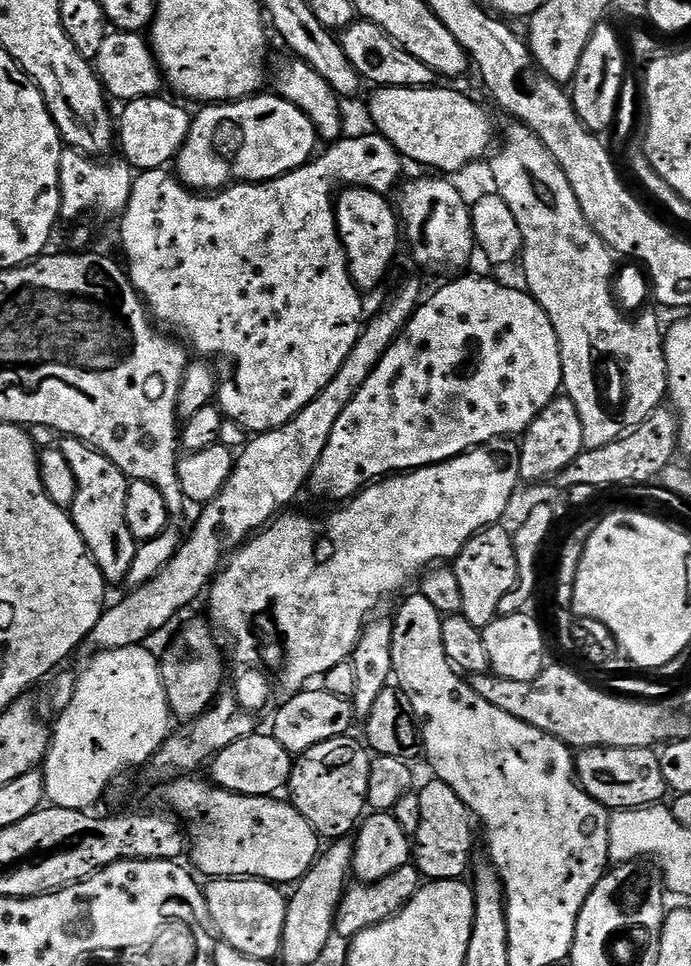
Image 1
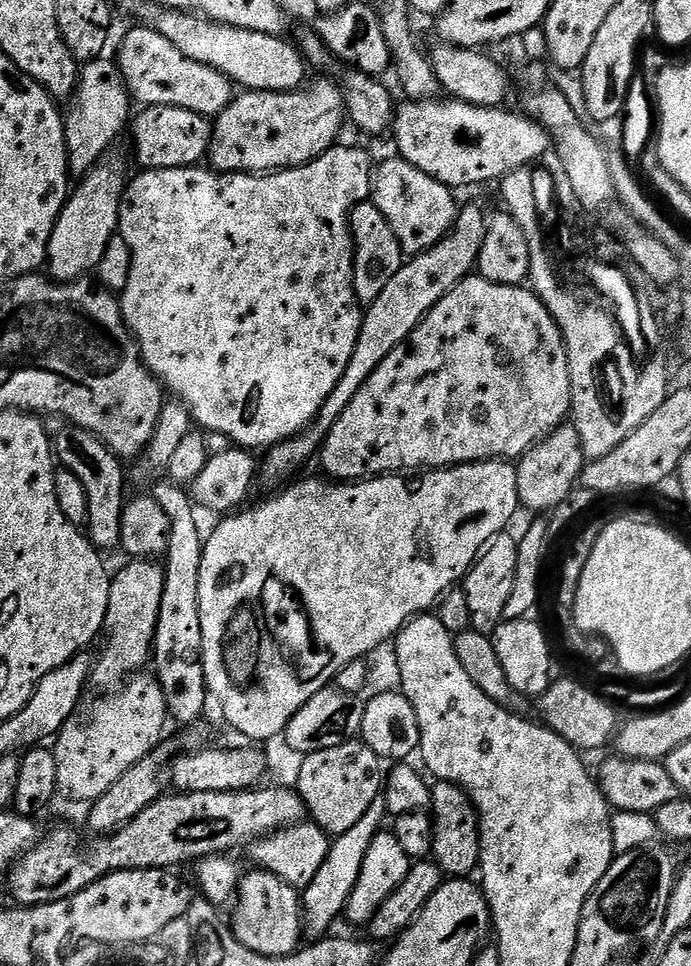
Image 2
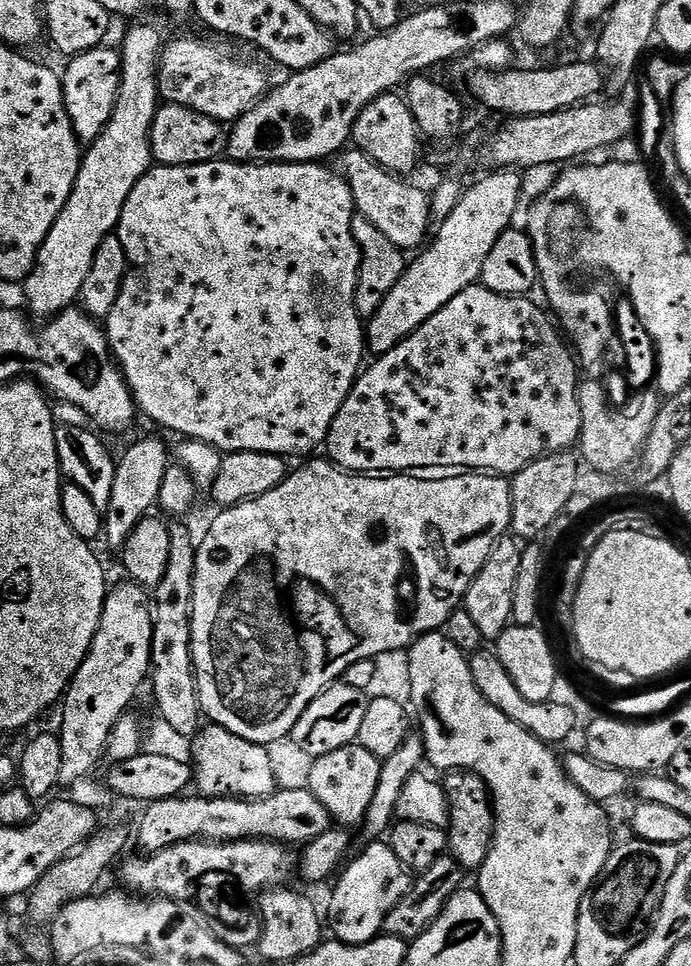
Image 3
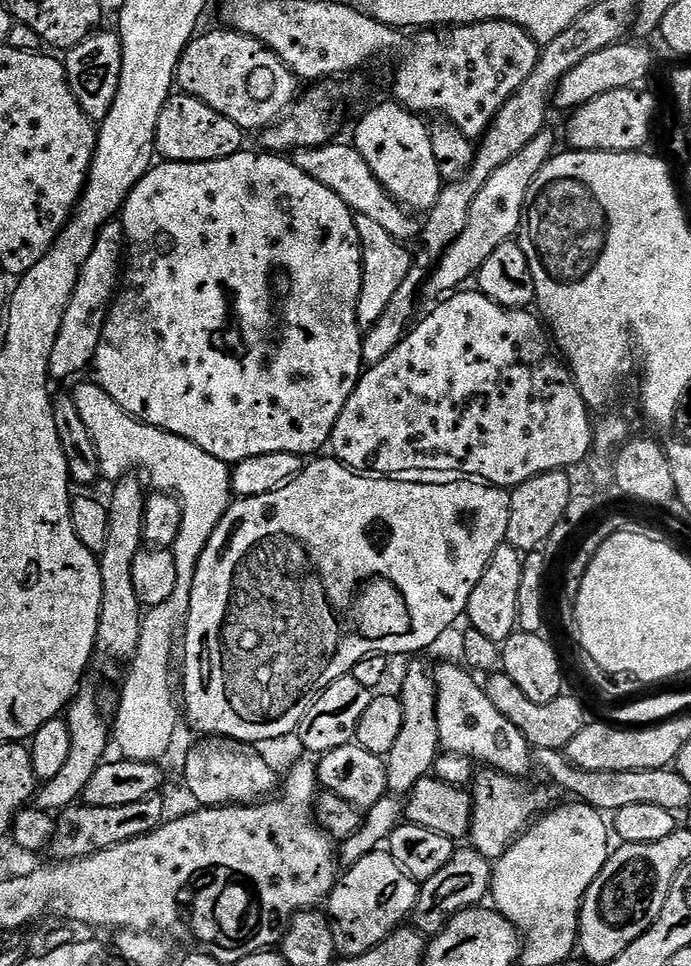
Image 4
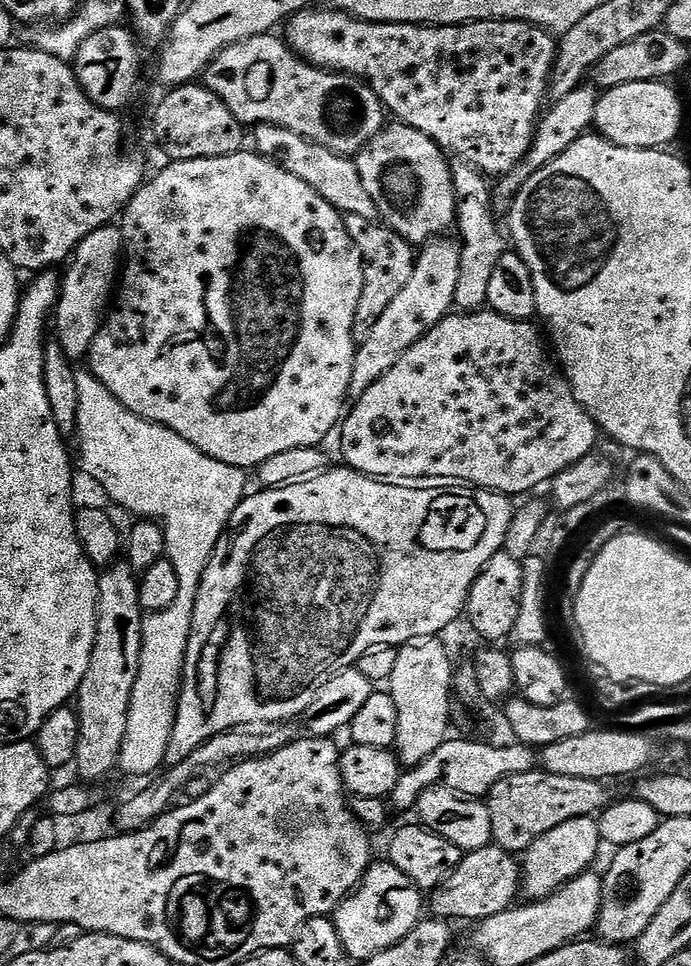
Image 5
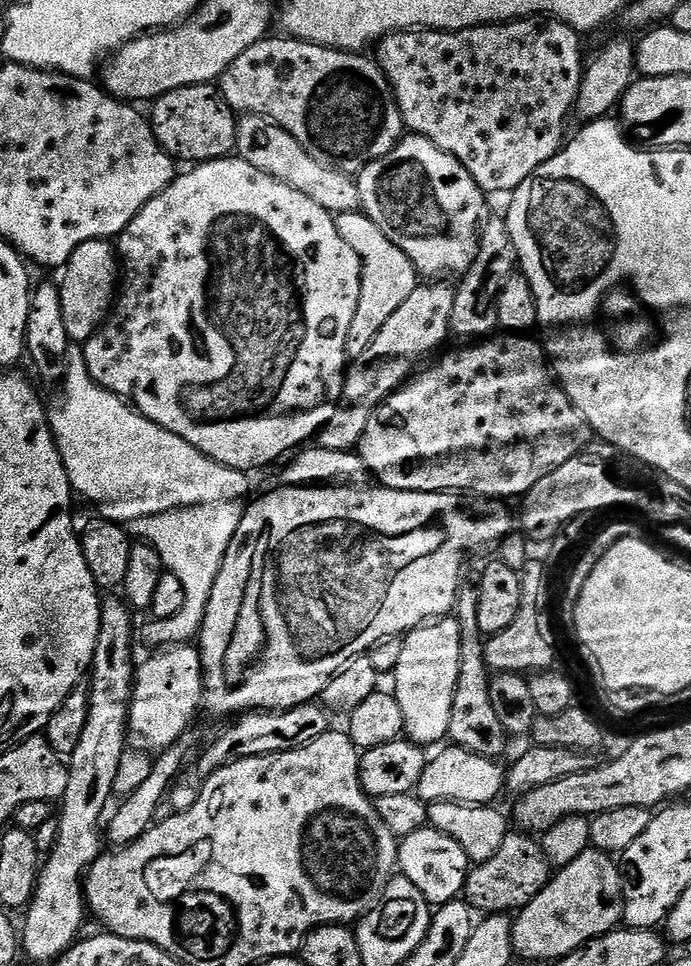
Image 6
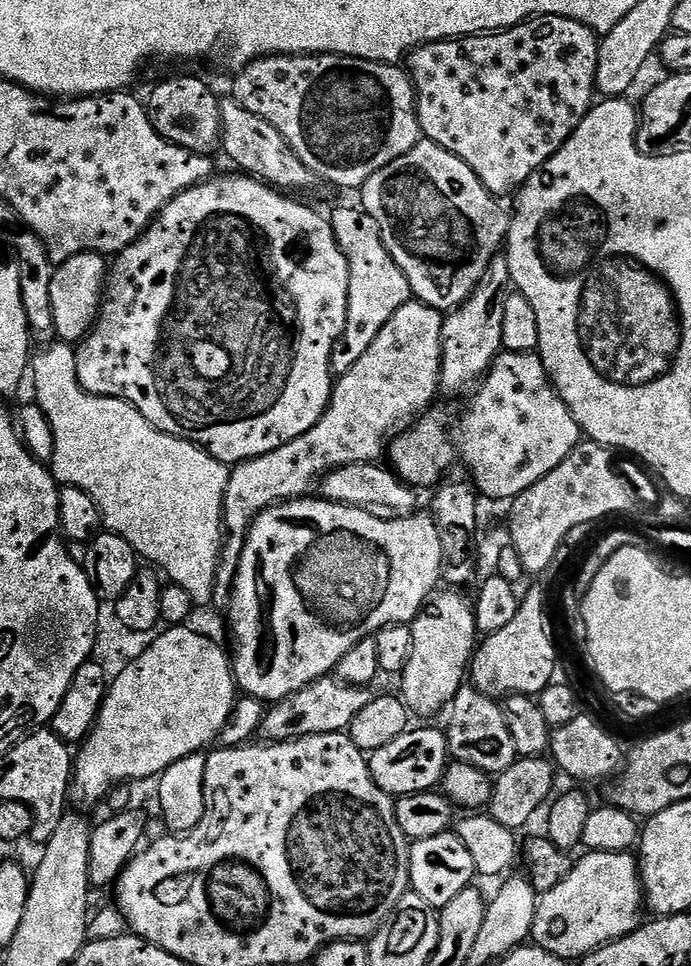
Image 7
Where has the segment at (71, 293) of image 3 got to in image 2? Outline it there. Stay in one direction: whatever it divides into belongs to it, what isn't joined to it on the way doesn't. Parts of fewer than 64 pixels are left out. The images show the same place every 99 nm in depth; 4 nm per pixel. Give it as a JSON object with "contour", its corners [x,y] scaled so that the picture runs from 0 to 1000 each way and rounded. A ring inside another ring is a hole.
{"contour":[[[152,160],[151,165],[120,183],[116,192],[109,192],[107,198],[100,202],[87,225],[81,228],[78,238],[72,242],[69,252],[69,267],[67,282],[77,291],[97,292],[126,287],[137,283],[148,271],[148,263],[153,263],[153,255],[159,255],[162,245],[169,243],[174,235],[174,210],[179,204],[182,187],[187,185],[185,170],[174,161]]]}

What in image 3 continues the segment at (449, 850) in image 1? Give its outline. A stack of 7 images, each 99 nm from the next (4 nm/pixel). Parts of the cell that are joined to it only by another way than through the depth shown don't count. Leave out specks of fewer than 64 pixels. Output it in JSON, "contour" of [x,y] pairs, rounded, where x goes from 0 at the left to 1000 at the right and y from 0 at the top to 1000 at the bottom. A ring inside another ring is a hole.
{"contour":[[[654,797],[641,804],[643,821],[648,826],[648,882],[673,901],[693,901],[712,879],[712,865],[718,861],[718,843],[712,840],[712,826],[703,810],[685,799]]]}

